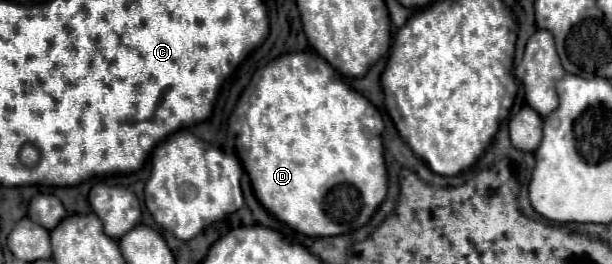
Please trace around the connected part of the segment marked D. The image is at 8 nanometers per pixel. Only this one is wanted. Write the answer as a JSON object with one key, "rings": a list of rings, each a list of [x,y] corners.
{"rings":[[[304,50],[302,54],[282,54],[282,58],[272,60],[255,73],[229,118],[229,132],[231,131],[236,137],[236,152],[252,180],[256,198],[270,214],[274,214],[278,220],[282,220],[284,224],[306,236],[338,236],[358,230],[370,220],[370,216],[386,198],[386,166],[384,166],[382,138],[380,138],[380,132],[384,132],[384,120],[376,110],[376,106],[372,106],[370,102],[366,102],[366,110],[354,110],[354,90],[346,86],[340,78],[342,76],[314,50]]]}

